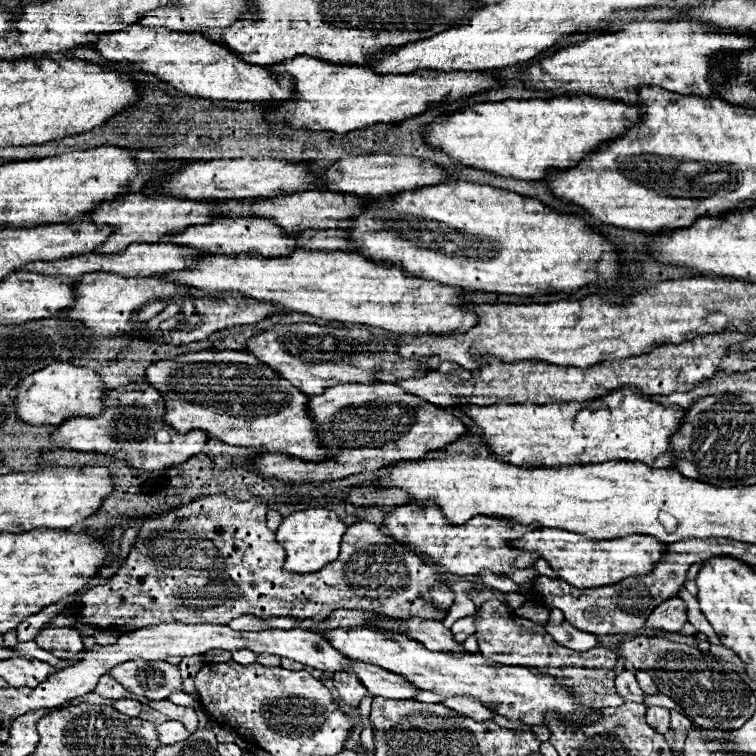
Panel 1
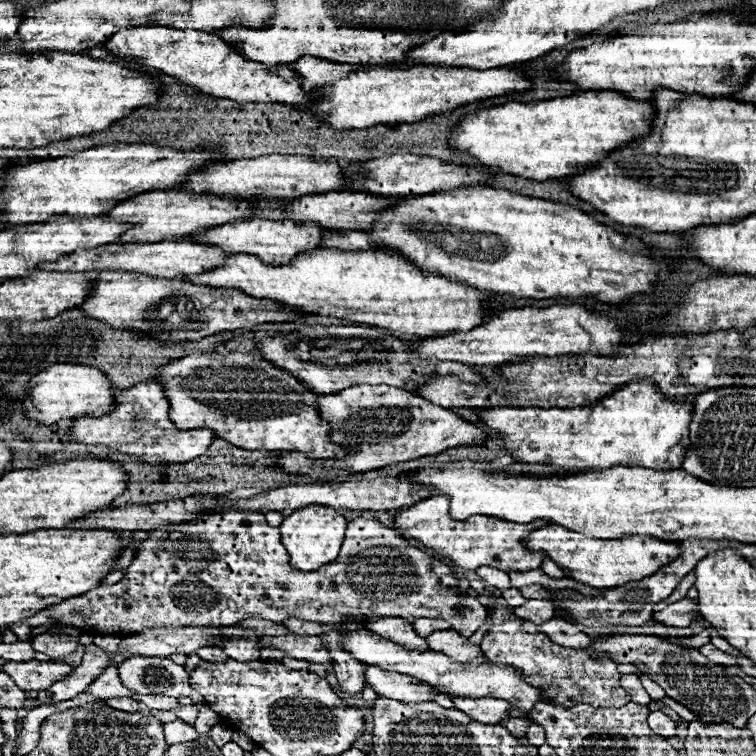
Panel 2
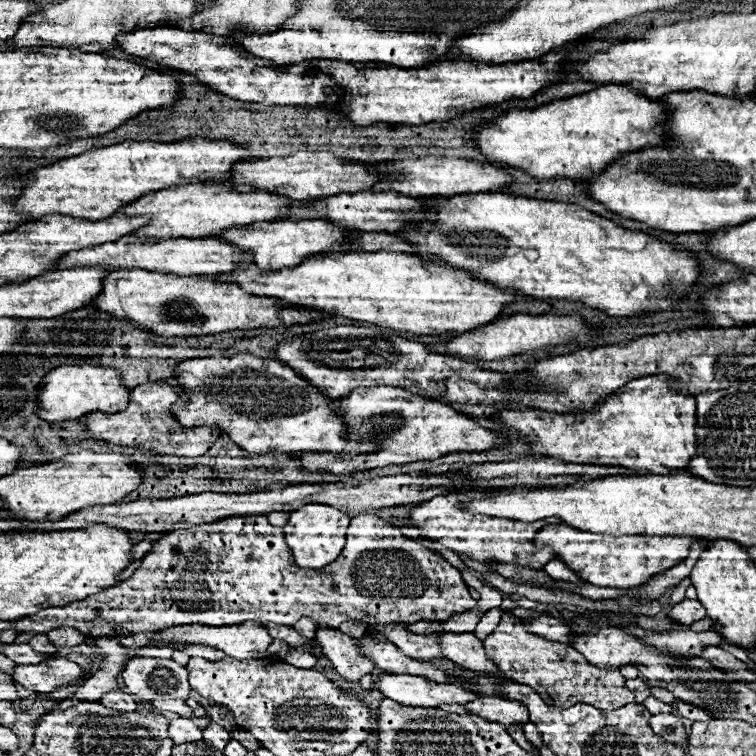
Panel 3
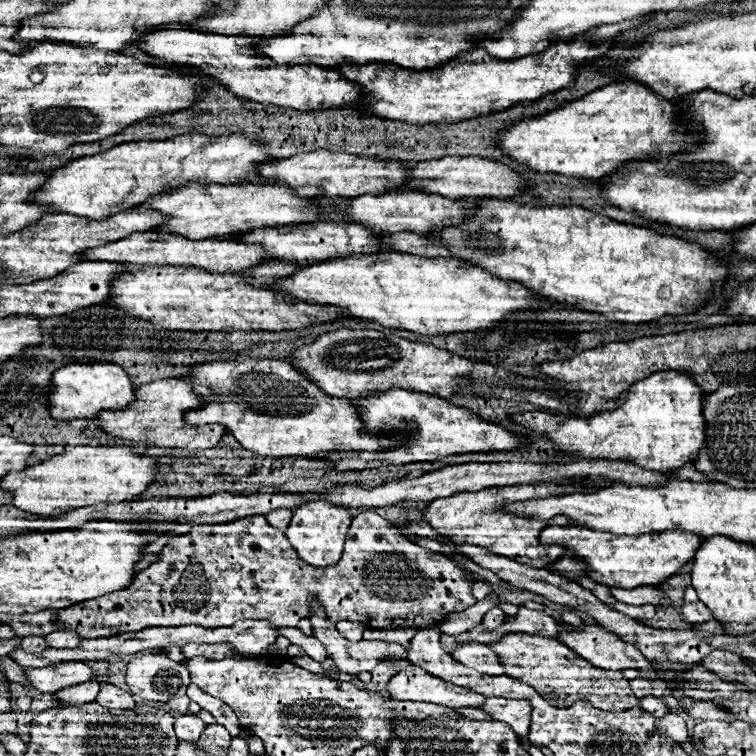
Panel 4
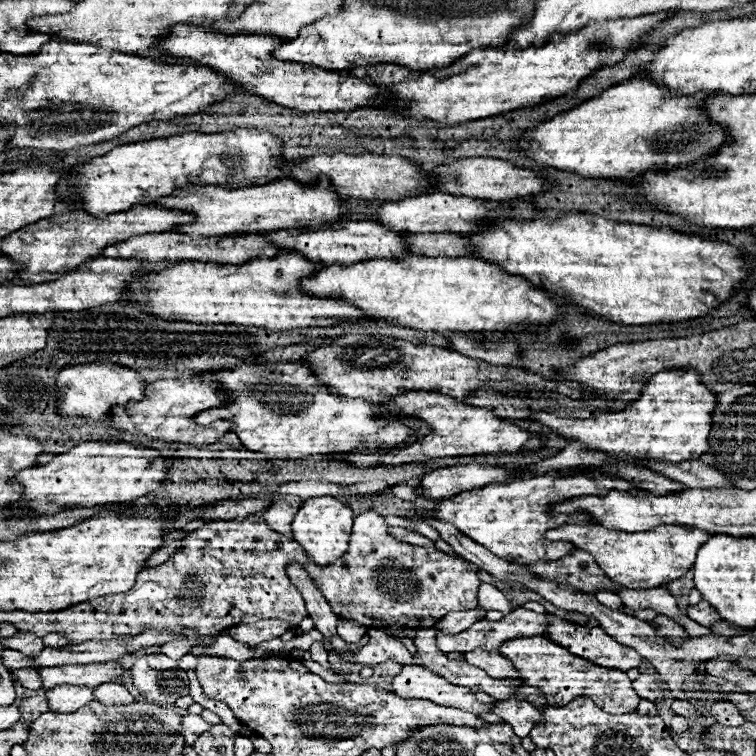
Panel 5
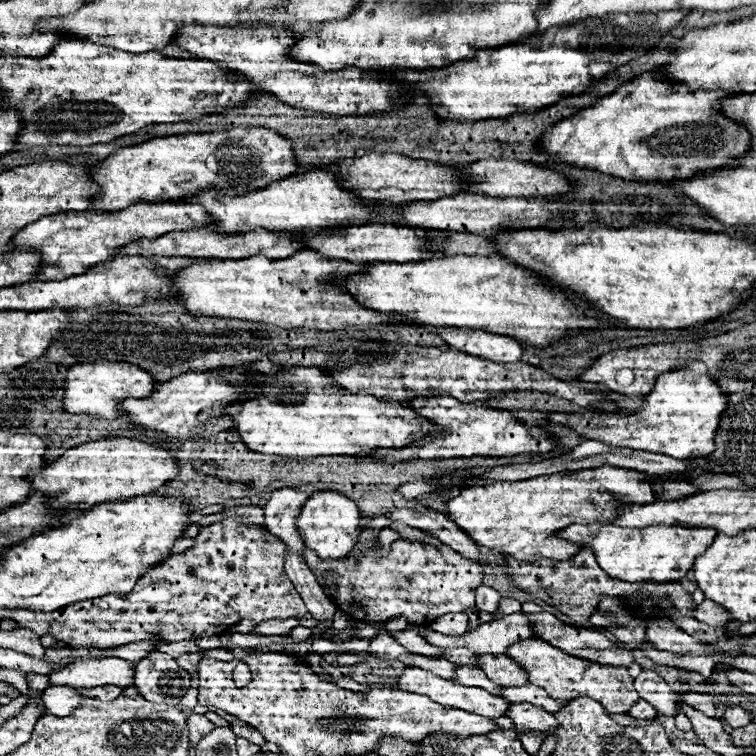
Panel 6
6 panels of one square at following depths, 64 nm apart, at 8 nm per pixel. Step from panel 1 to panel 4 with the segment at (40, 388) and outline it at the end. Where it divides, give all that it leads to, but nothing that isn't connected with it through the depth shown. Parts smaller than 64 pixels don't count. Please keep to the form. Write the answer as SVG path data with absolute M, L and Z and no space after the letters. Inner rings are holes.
M70 364L52 374L50 416L56 420L94 418L102 410L122 410L134 400L134 384L116 364Z

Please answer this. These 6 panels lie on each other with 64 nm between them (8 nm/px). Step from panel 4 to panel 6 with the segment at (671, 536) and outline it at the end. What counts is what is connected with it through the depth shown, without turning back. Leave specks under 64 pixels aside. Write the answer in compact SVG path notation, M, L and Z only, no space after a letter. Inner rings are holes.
M594 522L594 524L572 524L556 534L558 538L580 542L582 546L592 546L600 568L624 582L640 584L666 584L682 580L688 570L692 570L694 560L702 554L714 540L714 528L684 528L684 526L650 526L650 528L622 528L614 522Z

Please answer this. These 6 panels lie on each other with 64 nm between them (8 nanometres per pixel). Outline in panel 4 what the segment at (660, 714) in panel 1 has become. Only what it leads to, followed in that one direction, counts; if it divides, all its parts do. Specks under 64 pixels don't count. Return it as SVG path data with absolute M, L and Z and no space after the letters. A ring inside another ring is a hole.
M668 714L668 716L662 716L662 718L658 718L658 730L662 732L662 734L666 734L668 738L672 738L674 742L682 742L682 740L686 740L686 736L688 736L688 730L686 730L686 722L684 722L684 718L682 716L678 716L678 714Z

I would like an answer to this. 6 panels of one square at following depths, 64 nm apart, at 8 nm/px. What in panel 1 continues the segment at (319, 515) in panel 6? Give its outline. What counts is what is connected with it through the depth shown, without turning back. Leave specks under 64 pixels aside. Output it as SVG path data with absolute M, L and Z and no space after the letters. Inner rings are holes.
M308 508L288 514L280 528L276 530L276 540L286 550L284 570L296 572L296 574L310 574L322 570L328 562L334 562L340 552L340 540L346 532L346 524L342 518L326 508Z

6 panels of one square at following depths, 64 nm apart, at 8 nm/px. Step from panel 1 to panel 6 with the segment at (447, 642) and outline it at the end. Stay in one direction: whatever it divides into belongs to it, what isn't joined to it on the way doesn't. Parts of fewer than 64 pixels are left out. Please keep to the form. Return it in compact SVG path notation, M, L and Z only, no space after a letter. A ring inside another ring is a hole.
M482 654L478 666L484 670L484 674L494 682L504 688L514 688L514 686L526 686L526 670L520 664L514 664L510 656L490 656Z

